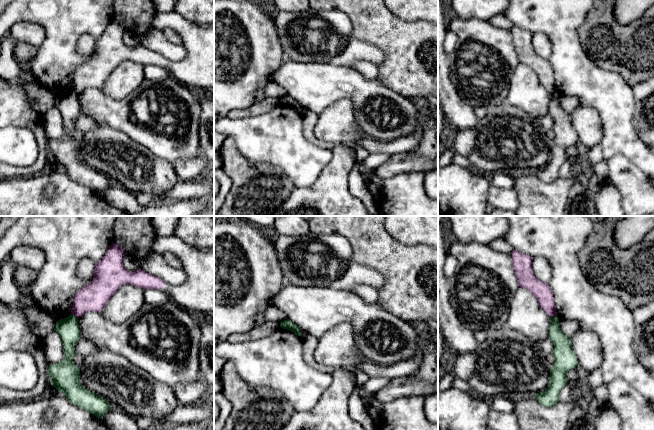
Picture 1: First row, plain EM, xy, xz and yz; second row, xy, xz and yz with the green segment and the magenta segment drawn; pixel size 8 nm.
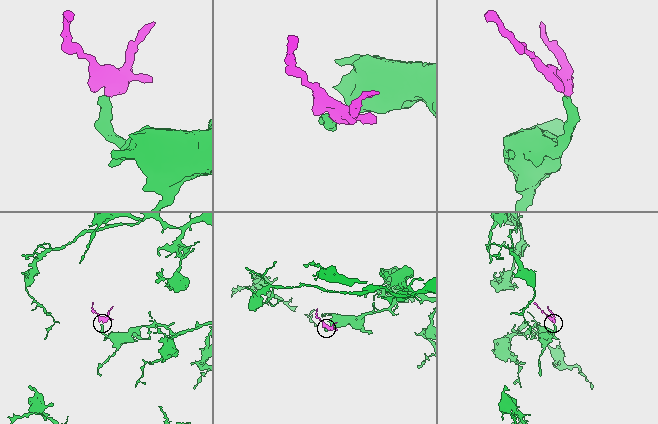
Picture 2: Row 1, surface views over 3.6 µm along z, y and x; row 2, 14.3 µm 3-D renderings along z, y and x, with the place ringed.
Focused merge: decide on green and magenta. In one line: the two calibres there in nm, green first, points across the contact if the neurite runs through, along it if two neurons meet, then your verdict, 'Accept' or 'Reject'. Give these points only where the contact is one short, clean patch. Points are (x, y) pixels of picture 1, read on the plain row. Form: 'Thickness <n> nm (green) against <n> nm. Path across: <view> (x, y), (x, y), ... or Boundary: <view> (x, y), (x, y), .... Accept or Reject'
Thickness 170 nm (green) against 220 nm. Boundary: xy (71, 89), (77, 94). Reject

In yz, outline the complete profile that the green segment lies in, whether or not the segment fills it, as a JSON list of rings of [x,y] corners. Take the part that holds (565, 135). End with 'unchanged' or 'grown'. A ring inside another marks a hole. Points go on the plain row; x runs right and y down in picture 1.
[[[557,92],[551,93],[549,115],[553,118],[552,130],[555,133],[554,141],[550,145],[549,161],[545,167],[534,171],[537,177],[545,183],[551,183],[559,178],[559,169],[567,159],[568,147],[578,141],[571,114],[561,107]]]; unchanged

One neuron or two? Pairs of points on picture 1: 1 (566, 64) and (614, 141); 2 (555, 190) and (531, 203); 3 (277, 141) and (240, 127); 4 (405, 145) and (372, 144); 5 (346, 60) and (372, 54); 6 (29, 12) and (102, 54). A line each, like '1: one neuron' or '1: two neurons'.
1: one neuron
2: one neuron
3: one neuron
4: one neuron
5: one neuron
6: two neurons

